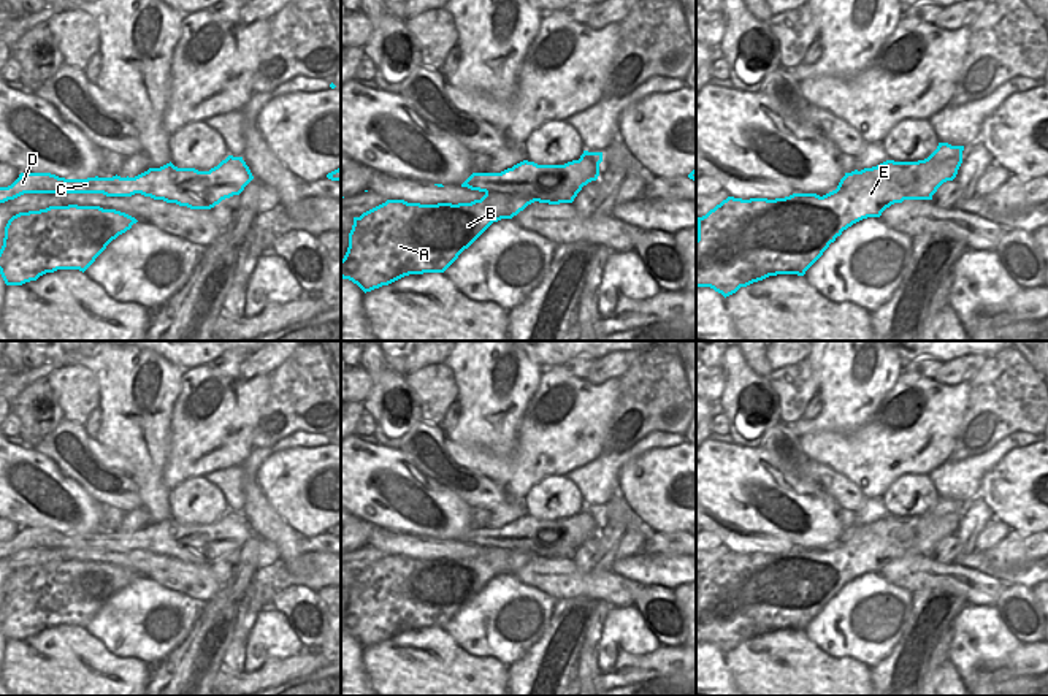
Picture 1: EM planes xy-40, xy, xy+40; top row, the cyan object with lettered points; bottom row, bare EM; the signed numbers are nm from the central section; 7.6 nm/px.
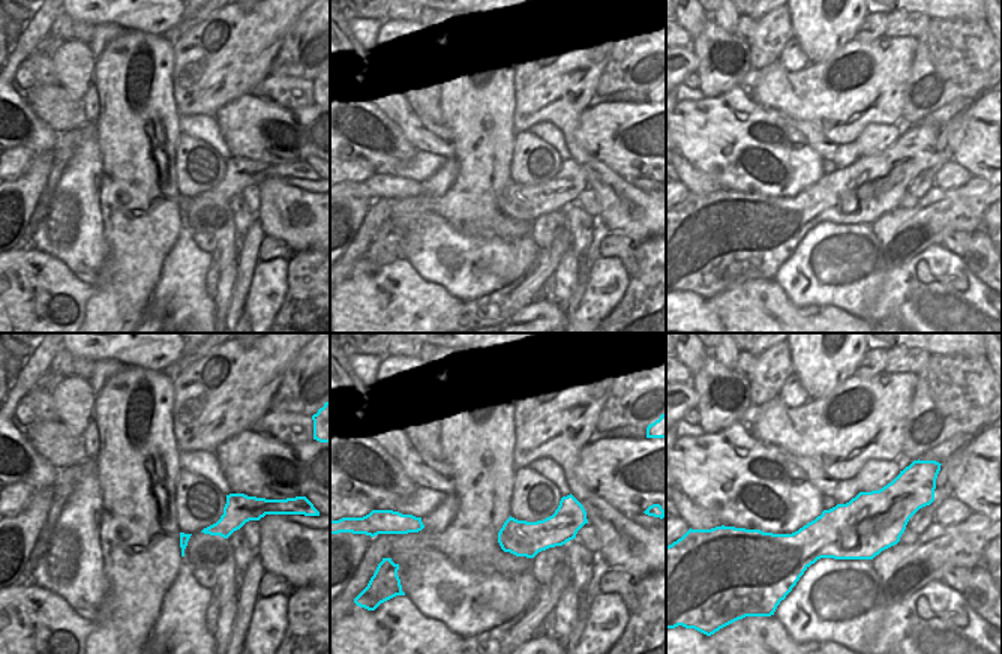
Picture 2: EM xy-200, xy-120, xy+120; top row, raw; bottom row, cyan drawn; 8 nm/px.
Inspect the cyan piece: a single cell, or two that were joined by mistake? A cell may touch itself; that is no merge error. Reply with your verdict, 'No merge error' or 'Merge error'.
Merge error

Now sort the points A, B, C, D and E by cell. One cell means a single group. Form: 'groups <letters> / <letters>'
groups A B E / C D

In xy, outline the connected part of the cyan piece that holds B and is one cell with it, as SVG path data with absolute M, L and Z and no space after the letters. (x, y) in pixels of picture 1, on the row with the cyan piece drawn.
M501 192L458 205L387 200L354 217L341 277L366 293L409 274L444 273L493 222L531 203Z

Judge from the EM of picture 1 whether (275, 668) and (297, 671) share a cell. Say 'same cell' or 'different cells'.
same cell

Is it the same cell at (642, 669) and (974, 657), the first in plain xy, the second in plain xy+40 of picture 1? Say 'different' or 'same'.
different

